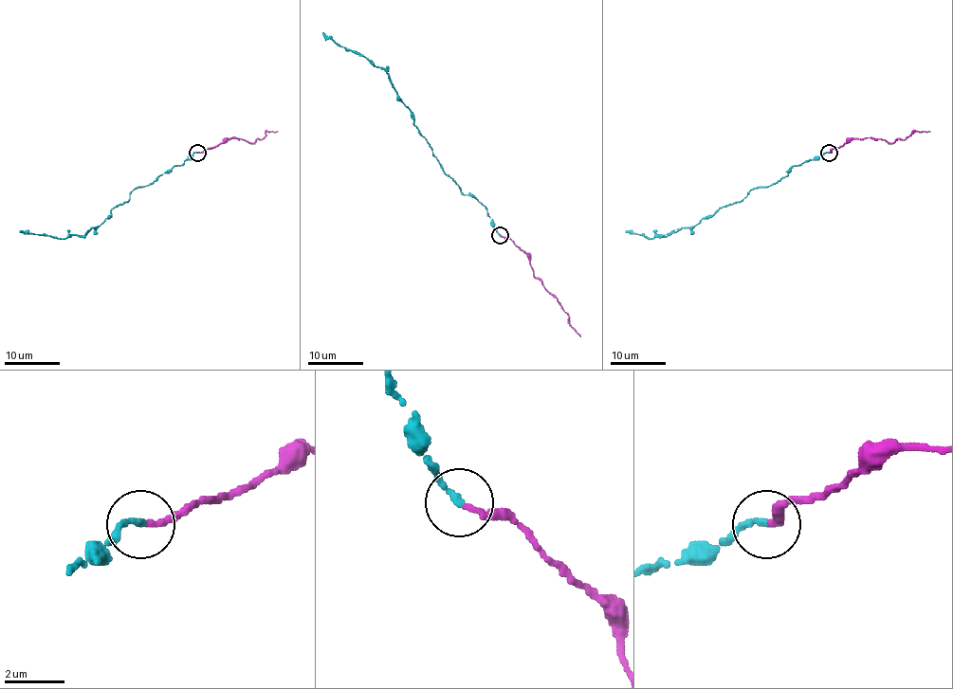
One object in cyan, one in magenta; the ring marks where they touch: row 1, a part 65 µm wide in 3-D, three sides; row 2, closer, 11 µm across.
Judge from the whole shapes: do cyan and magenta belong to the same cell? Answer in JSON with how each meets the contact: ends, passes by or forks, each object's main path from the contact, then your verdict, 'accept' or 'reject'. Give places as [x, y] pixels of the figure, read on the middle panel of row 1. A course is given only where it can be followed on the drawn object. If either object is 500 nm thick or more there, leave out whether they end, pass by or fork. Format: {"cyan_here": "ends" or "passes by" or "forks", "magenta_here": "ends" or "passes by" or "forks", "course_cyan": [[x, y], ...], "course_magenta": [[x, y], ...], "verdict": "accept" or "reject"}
{"cyan_here": "ends", "magenta_here": "ends", "course_cyan": [[500, 236], [487, 209], [461, 191], [443, 171], [387, 73], [322, 33]], "course_magenta": [[501, 236], [508, 237], [529, 258], [534, 276], [560, 305], [569, 324], [580, 336]], "verdict": "accept"}

